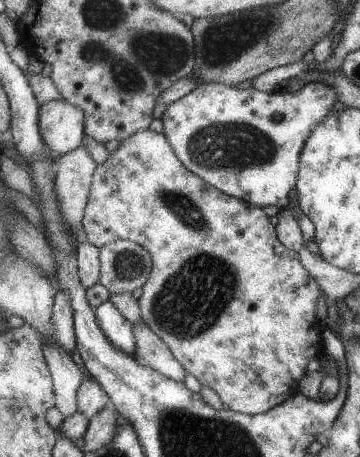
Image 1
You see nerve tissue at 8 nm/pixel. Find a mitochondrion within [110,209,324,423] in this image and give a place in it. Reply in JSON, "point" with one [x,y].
{"point":[191,301]}

